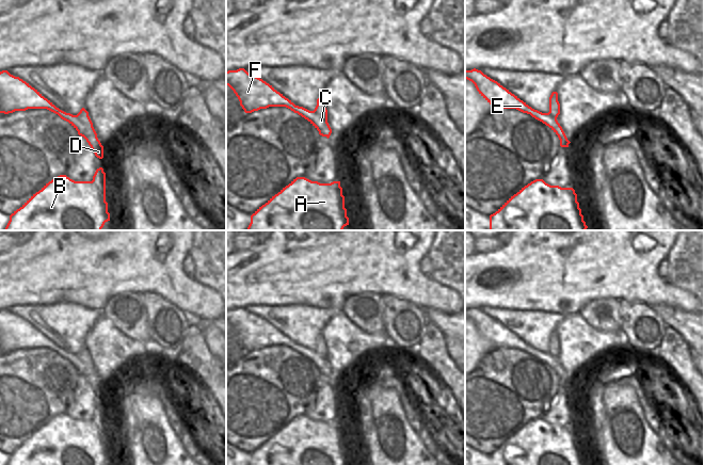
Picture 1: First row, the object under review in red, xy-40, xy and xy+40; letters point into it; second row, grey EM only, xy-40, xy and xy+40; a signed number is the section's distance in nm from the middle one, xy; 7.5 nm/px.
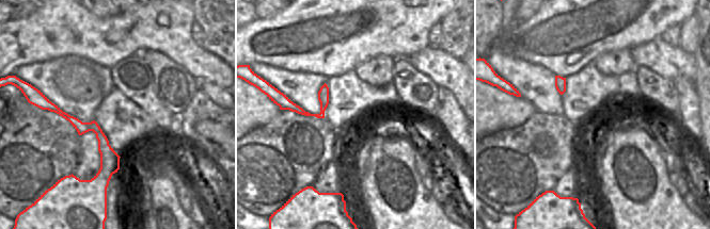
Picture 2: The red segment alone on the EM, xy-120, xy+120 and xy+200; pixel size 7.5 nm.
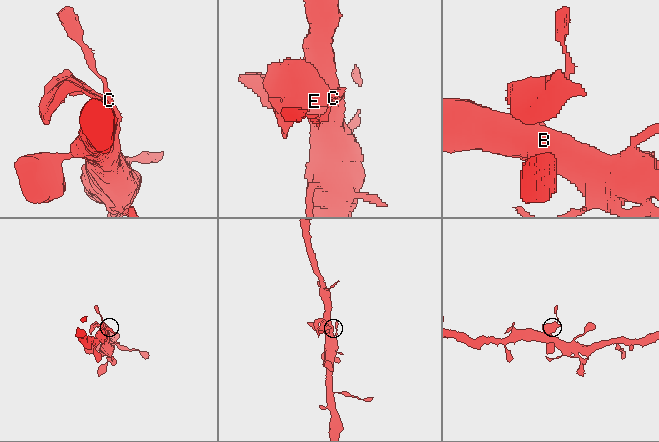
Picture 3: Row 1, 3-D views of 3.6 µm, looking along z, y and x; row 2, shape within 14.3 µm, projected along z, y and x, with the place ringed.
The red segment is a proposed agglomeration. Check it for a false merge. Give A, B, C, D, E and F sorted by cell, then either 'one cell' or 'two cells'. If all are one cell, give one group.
groups A B C D / E F; two cells

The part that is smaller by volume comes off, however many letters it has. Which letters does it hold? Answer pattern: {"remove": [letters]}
{"remove": ["E", "F"]}

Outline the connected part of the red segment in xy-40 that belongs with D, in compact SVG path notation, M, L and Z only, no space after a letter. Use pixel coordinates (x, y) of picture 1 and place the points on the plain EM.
M82 347L77 354L66 352L60 348L59 351L59 355L68 360L78 370L78 373L86 379L95 395L99 398L102 398L103 385L97 376L97 372L89 355L89 351L84 347Z

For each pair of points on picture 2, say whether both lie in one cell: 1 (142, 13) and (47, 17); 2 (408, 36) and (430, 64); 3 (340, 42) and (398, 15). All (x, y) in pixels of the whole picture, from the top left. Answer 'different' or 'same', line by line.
1: same
2: different
3: same

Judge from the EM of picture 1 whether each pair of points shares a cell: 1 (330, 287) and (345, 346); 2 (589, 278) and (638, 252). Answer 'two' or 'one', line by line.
1: two
2: one

